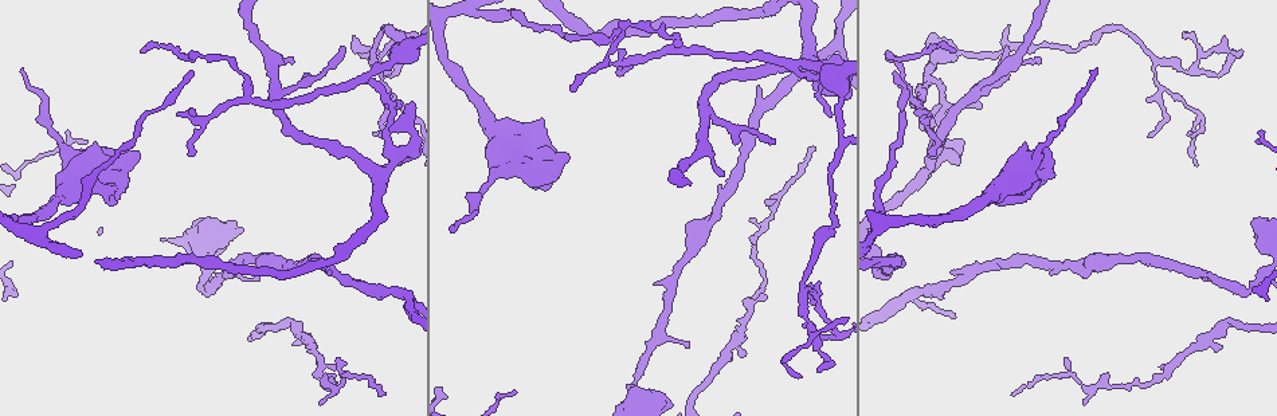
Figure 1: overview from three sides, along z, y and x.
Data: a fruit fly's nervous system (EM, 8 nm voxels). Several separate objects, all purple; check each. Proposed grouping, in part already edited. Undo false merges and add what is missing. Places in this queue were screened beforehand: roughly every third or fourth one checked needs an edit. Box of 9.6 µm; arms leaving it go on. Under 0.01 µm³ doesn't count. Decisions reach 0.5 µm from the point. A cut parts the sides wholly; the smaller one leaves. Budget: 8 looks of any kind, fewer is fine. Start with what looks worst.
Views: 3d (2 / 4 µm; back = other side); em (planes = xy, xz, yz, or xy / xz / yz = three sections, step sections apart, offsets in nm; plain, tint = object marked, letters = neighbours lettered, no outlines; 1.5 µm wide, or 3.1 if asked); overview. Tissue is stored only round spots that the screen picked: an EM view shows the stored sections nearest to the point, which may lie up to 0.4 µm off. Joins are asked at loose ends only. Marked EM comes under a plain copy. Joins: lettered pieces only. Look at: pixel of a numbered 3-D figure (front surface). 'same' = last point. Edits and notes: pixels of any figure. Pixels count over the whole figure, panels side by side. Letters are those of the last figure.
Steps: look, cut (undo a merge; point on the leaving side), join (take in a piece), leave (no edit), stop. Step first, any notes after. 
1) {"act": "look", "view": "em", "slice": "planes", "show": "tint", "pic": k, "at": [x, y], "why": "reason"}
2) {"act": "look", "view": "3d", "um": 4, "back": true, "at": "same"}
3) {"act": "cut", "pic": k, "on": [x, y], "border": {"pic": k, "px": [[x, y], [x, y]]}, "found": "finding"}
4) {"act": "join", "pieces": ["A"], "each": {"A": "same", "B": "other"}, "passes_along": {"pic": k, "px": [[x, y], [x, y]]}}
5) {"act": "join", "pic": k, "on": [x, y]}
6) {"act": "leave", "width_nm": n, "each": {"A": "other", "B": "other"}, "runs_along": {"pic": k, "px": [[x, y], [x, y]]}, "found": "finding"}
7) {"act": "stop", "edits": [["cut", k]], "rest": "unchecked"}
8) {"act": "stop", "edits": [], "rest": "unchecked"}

{"act": "look", "view": "em", "slice": "xy", "step": 4, "show": "letters", "pic": 1, "at": [815, 149], "why": "long arm stops here"}

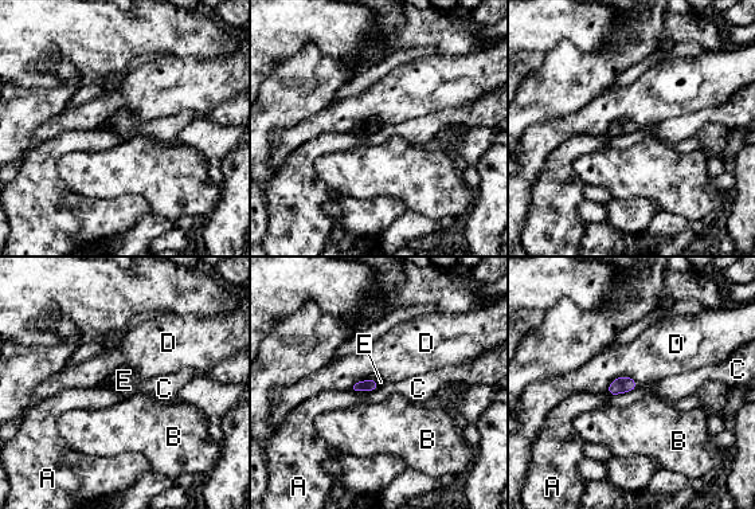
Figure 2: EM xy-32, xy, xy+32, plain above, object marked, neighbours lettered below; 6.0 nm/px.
{"act": "look", "view": "em", "slice": "yz", "step": 4, "show": "letters", "at": "same", "why": "cut it another way"}

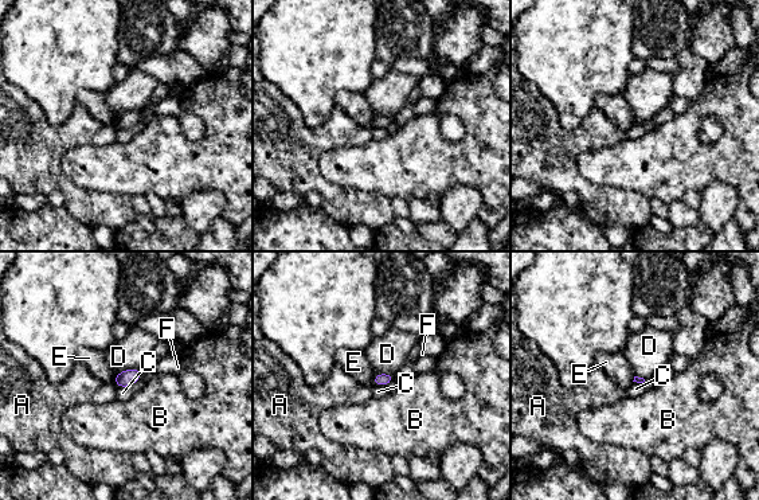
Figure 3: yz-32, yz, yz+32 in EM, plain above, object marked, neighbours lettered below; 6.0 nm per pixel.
{"act": "leave", "each": {"A": "other", "B": "other", "C": "other", "D": "other", "E": "other", "F": "other"}, "border": {"pic": 3, "px": [[140, 367], [132, 367], [116, 374]]}, "found": "no lettered piece goes on from it"}

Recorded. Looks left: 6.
{"act": "look", "view": "3d", "um": 2, "pic": 1, "at": [402, 102], "why": "thin end"}

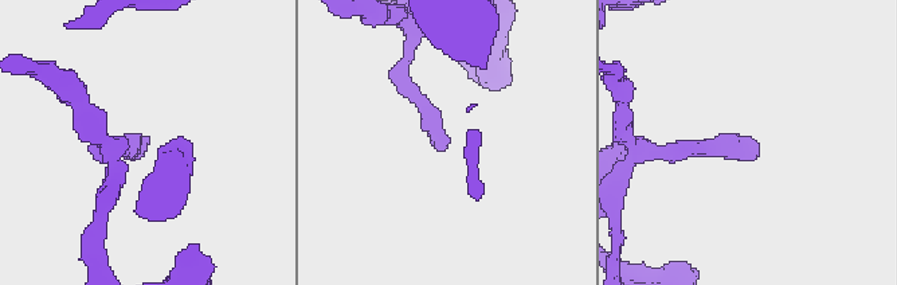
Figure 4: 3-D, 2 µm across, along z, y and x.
{"act": "look", "view": "em", "slice": "yz", "step": 4, "show": "tint", "pic": 4, "at": [755, 142], "why": "now the EM"}

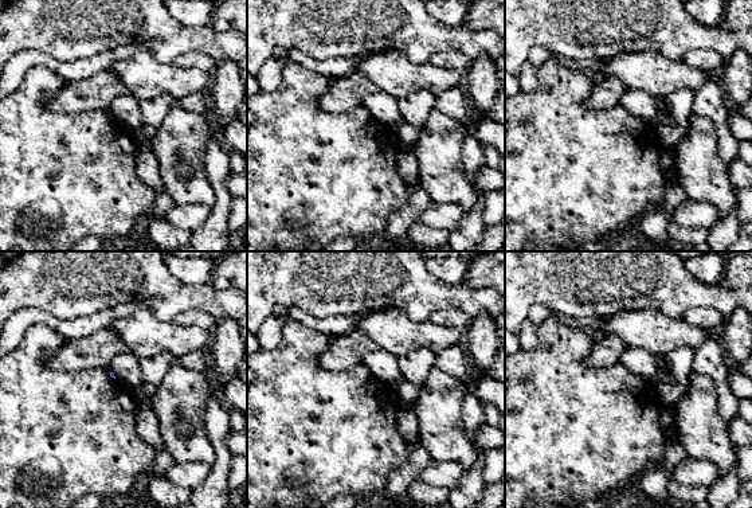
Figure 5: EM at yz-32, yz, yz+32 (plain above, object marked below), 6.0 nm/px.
{"act": "look", "view": "em", "slice": "planes", "show": "letters", "at": "same", "why": "cut it another way"}

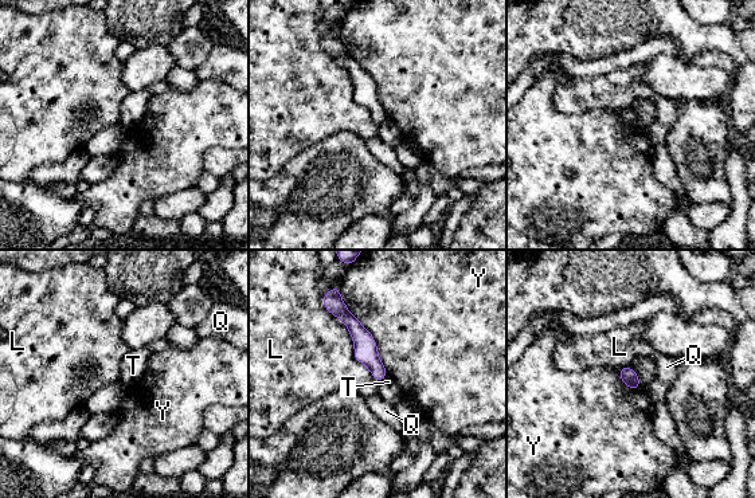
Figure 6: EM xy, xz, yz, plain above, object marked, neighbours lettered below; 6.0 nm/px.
{"act": "leave", "width_nm": 100, "each": {"L": "other", "Q": "other", "T": "other", "Y": "other"}, "border": {"pic": 6, "px": [[323, 304], [378, 383]]}, "found": "no lettered piece goes on from it"}

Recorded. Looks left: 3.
{"act": "look", "view": "em", "slice": "planes", "show": "tint", "pic": 1, "at": [490, 176], "why": "sudden change in width"}

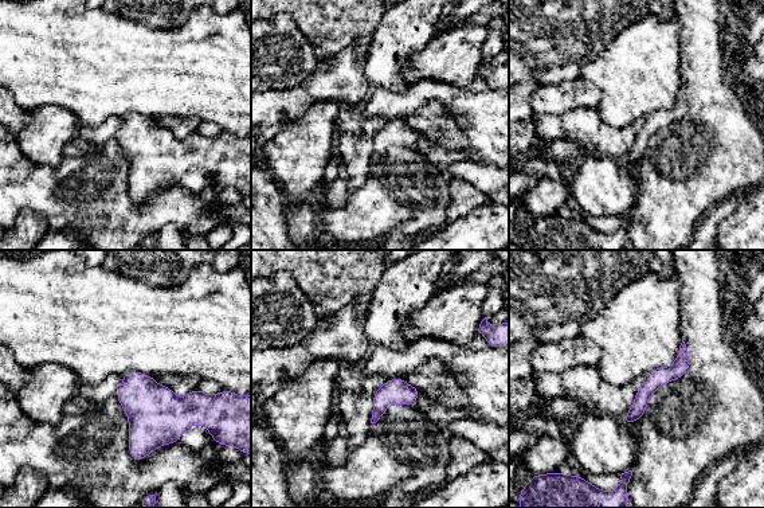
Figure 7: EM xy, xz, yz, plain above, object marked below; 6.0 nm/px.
{"act": "look", "view": "em", "slice": "planes", "show": "letters", "at": "same"}

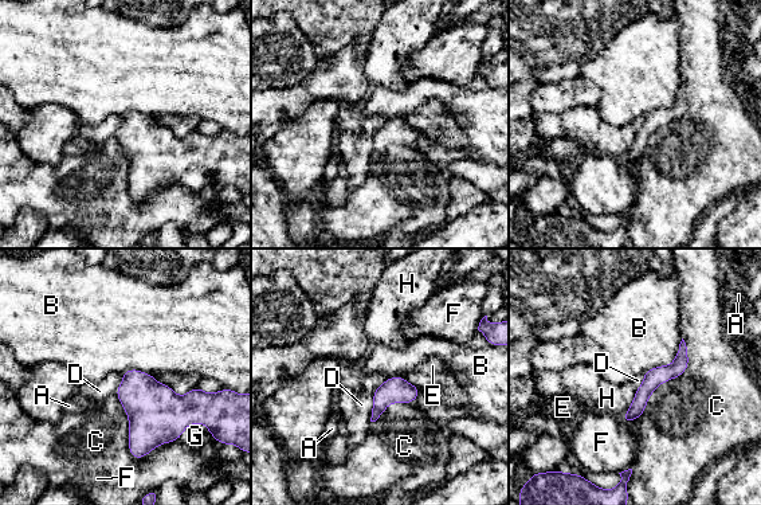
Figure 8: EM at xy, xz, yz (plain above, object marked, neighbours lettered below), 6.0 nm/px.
{"act": "leave", "each": {"A": "other", "B": "other", "C": "other", "D": "other", "E": "other", "F": "other", "G": "other", "H": "other"}, "runs_along": {"pic": 8, "px": [[682, 347], [627, 418]]}, "found": "all the same neuron"}

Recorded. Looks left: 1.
{"act": "stop", "edits": [], "rest": "unchecked"}

